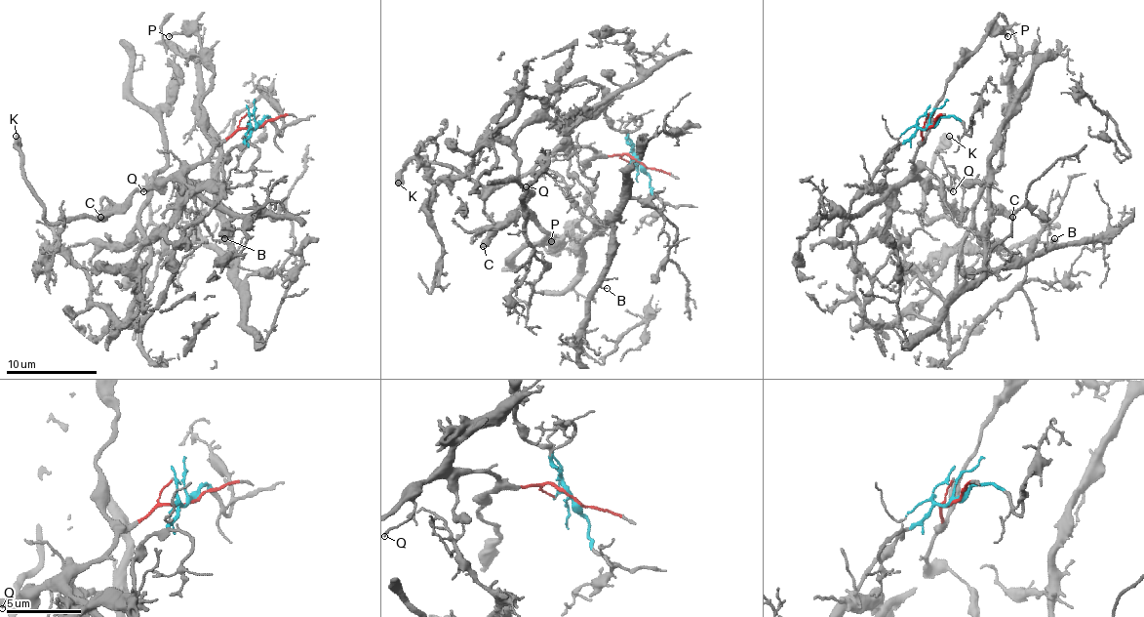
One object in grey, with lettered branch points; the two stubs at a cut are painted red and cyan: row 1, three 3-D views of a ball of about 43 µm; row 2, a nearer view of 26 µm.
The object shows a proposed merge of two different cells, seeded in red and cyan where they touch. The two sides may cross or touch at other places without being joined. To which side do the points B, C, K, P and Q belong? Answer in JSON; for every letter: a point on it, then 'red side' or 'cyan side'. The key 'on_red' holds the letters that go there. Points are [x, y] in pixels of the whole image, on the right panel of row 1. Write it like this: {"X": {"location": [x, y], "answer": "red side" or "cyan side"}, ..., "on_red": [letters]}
{"B": {"location": [1054, 238], "answer": "cyan side"}, "C": {"location": [1012, 217], "answer": "red side"}, "K": {"location": [949, 136], "answer": "red side"}, "P": {"location": [1007, 36], "answer": "red side"}, "Q": {"location": [953, 191], "answer": "red side"}, "on_red": ["C", "K", "P", "Q"]}

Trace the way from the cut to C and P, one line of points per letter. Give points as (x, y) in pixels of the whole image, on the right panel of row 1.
C: (928, 126), (922, 128), (915, 162), (924, 179), (963, 213), (983, 196), (1012, 217)
P: (928, 126), (922, 128), (922, 142), (928, 133), (928, 114), (951, 73), (987, 34), (1004, 32), (1007, 37)

